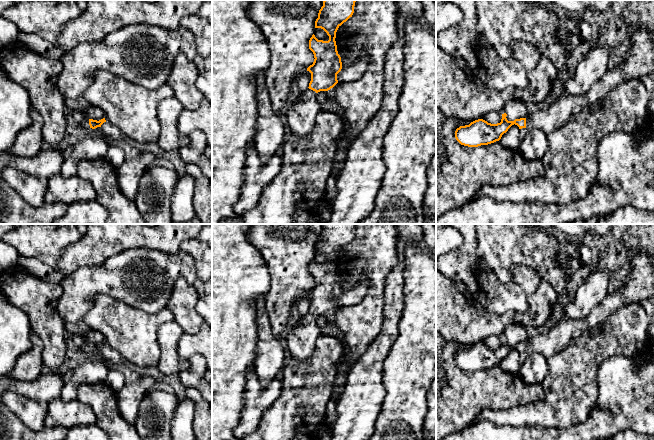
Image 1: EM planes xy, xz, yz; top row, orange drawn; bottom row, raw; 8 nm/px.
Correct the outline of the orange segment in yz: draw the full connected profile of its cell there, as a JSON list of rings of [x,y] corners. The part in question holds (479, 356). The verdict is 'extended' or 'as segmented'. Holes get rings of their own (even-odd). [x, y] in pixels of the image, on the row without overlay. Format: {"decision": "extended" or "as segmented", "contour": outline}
{"decision": "extended", "contour": [[[586,318],[560,319],[547,327],[541,334],[537,335],[535,338],[528,342],[520,342],[515,343],[514,345],[508,345],[506,342],[507,338],[504,337],[502,338],[501,346],[497,348],[491,348],[483,343],[478,343],[471,346],[469,349],[460,350],[455,355],[455,362],[461,369],[468,371],[488,369],[499,365],[502,359],[506,357],[508,353],[514,348],[517,349],[519,353],[540,353],[546,359],[548,359],[556,353],[561,352],[568,344],[578,338],[585,331],[586,327]]]}

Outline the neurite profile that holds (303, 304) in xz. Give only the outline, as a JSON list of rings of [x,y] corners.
[[[303,297],[303,298],[301,298],[301,299],[298,300],[298,302],[295,305],[295,307],[298,310],[298,318],[297,319],[301,319],[307,313],[309,313],[308,311],[309,311],[310,305],[311,305],[311,299]]]

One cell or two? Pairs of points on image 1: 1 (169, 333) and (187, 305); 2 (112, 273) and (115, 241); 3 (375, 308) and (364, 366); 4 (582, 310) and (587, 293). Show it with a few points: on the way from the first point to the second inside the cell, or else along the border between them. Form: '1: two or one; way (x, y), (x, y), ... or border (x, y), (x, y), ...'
1: two; border (173, 320), (184, 332)
2: two; border (136, 247), (123, 250), (93, 266)
3: two; border (380, 329), (380, 332), (367, 350), (352, 367)
4: one; way (582, 306), (582, 302), (586, 297)

